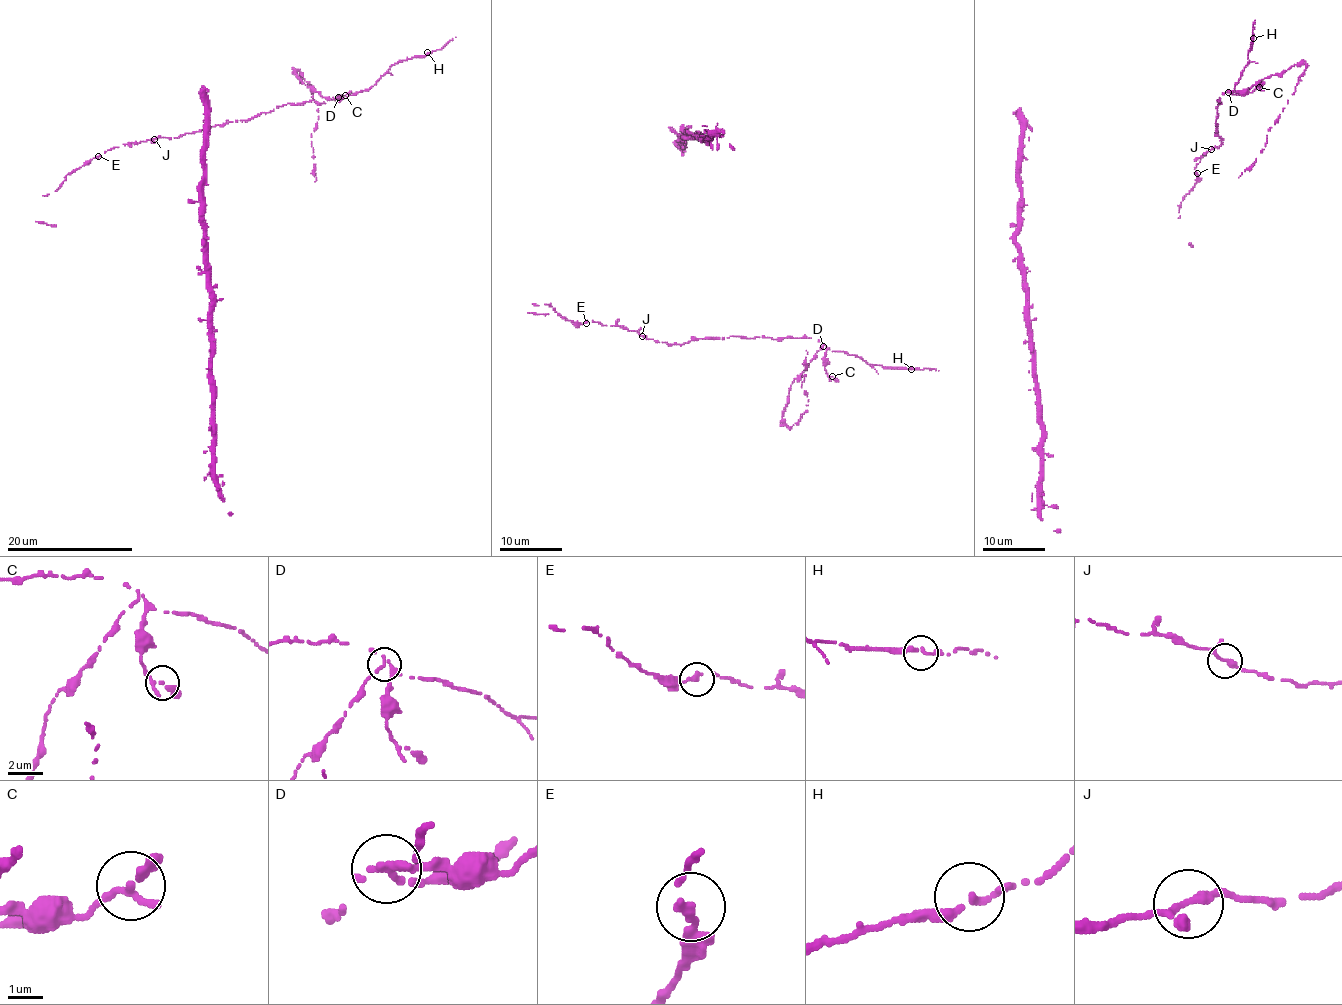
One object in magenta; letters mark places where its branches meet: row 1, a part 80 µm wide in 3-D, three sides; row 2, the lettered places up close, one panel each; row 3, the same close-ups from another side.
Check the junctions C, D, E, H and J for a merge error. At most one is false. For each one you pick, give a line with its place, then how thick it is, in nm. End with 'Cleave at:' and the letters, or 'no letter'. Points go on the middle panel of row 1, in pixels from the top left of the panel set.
D: at (823, 346); 150 nm thick
Cleave at: D

